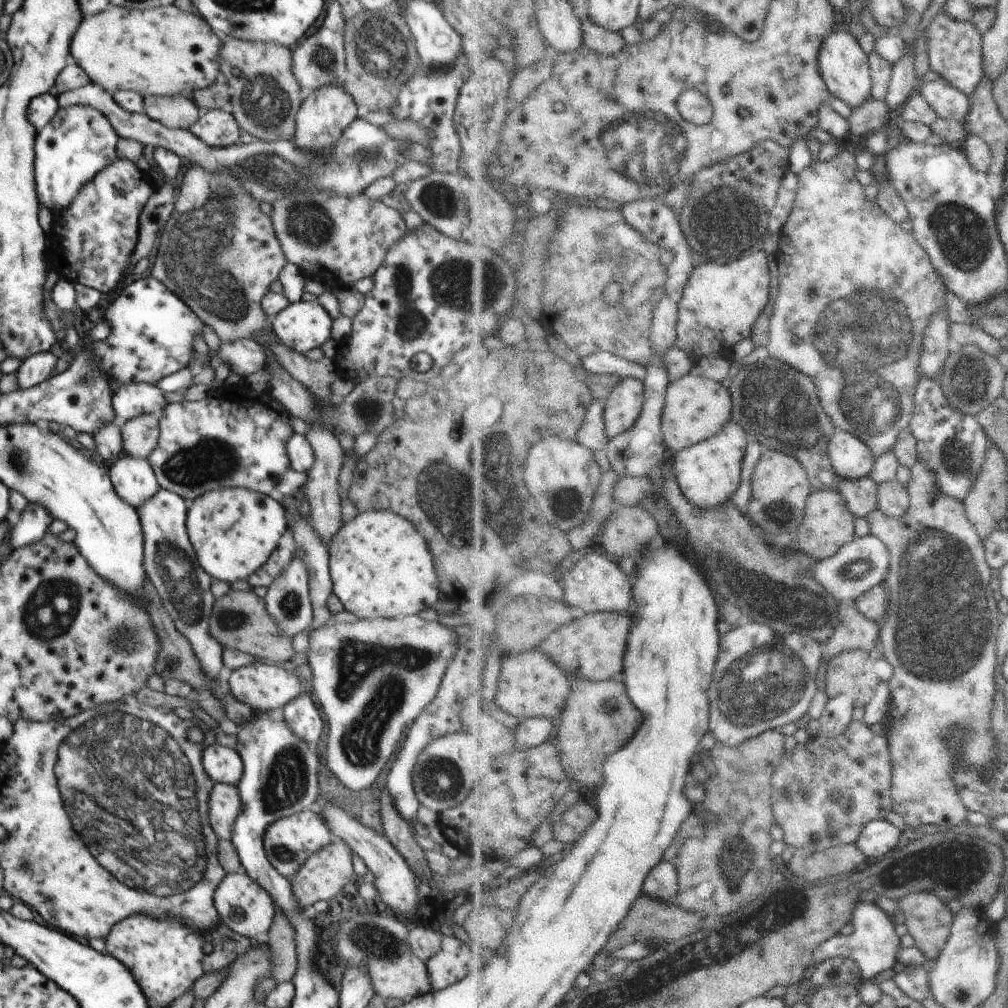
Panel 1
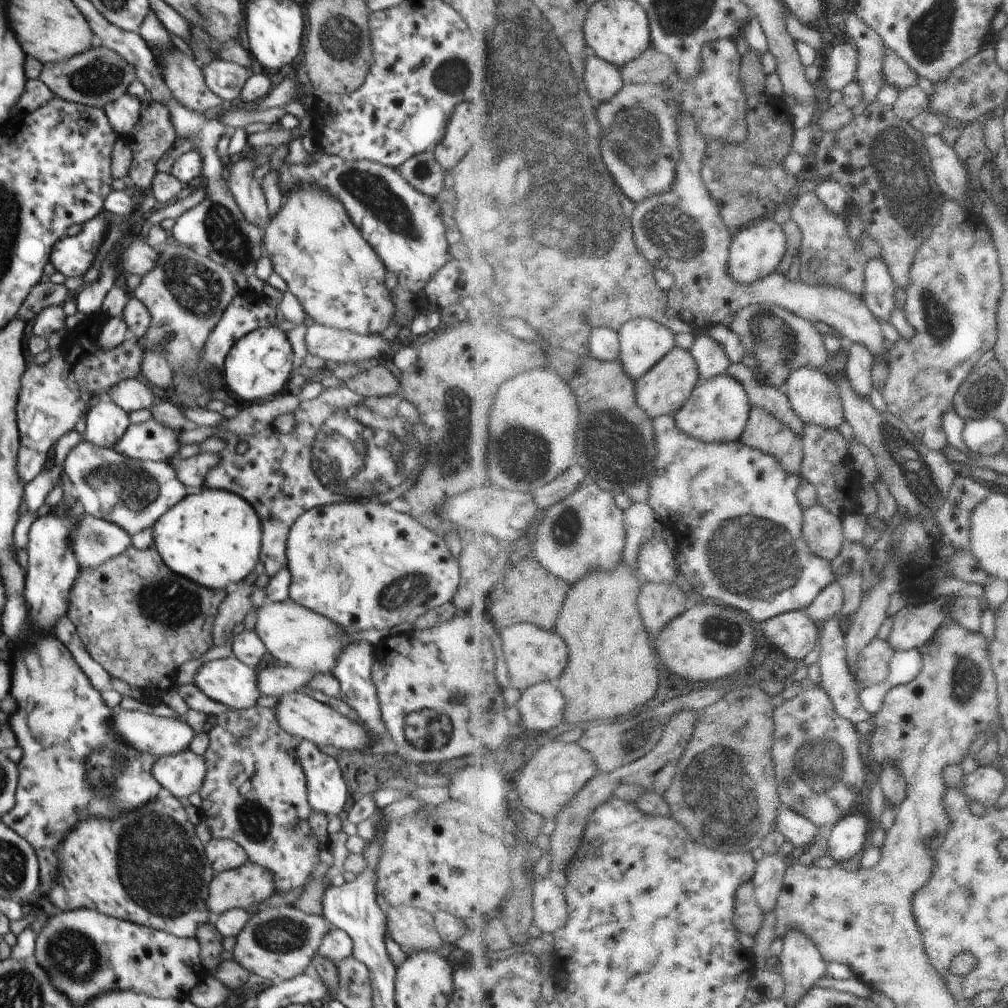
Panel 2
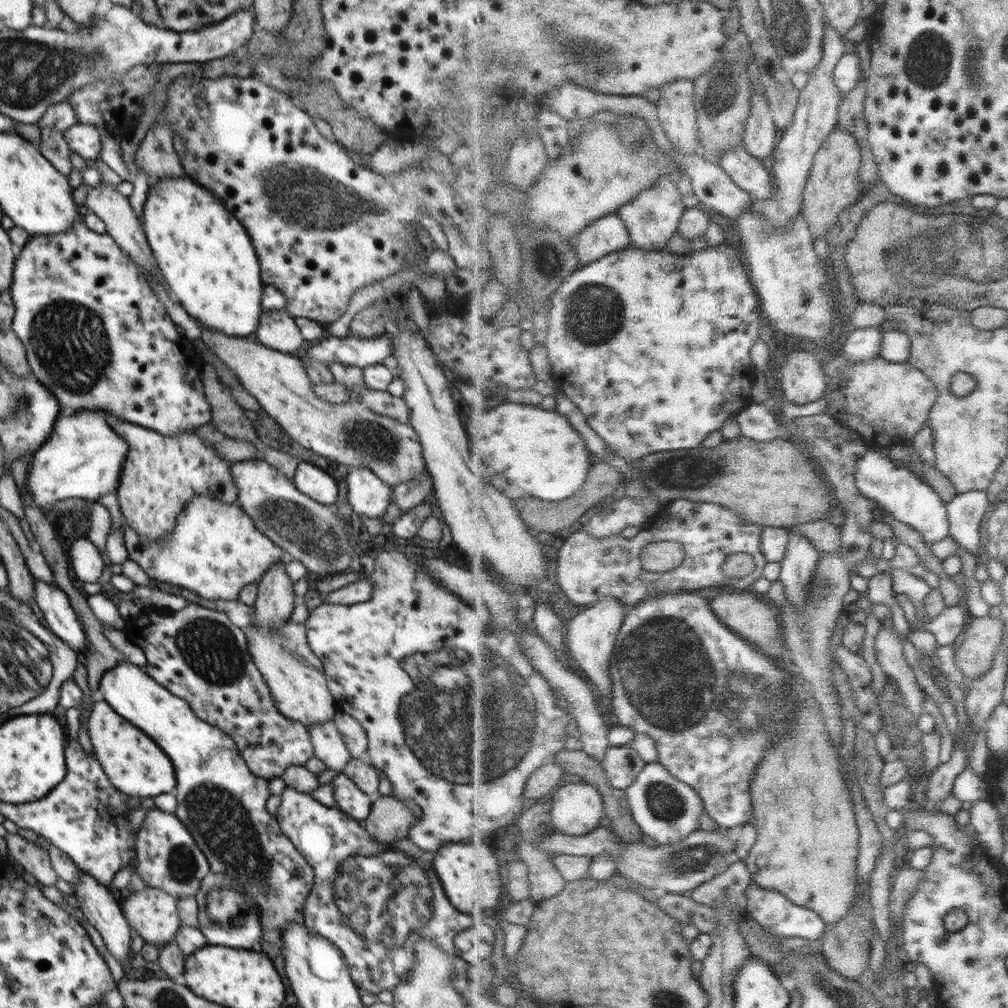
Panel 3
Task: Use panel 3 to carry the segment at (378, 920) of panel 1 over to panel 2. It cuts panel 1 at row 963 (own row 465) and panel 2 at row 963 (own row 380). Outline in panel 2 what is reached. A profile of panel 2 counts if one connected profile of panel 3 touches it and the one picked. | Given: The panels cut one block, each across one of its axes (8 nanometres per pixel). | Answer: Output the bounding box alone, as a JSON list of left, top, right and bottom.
[233,902,328,981]

